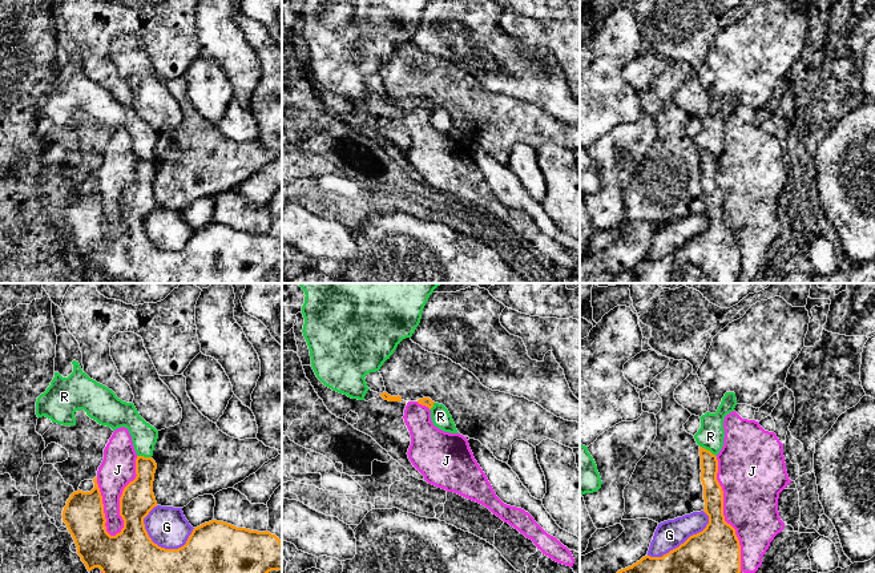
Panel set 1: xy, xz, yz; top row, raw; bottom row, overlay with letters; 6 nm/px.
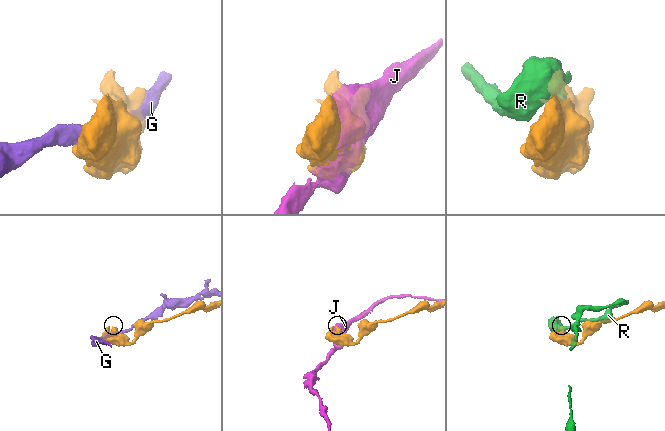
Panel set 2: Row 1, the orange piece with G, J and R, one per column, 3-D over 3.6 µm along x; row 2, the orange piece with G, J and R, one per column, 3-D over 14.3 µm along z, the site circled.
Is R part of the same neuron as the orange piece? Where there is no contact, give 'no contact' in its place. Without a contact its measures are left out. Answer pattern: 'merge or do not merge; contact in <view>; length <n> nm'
do not merge; contact in yz; length 120 nm

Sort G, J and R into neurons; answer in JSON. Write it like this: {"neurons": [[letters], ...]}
{"neurons": [["G", "J"], ["R"]]}

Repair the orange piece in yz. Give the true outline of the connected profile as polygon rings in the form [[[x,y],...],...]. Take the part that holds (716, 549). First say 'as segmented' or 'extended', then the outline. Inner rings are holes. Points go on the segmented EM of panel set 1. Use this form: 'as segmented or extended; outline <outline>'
as segmented; outline [[[699,447],[701,481],[703,485],[703,512],[709,516],[706,528],[690,536],[678,548],[662,557],[645,556],[632,566],[617,573],[741,573],[741,545],[735,529],[725,521],[723,491],[717,480],[718,460],[710,451]]]

